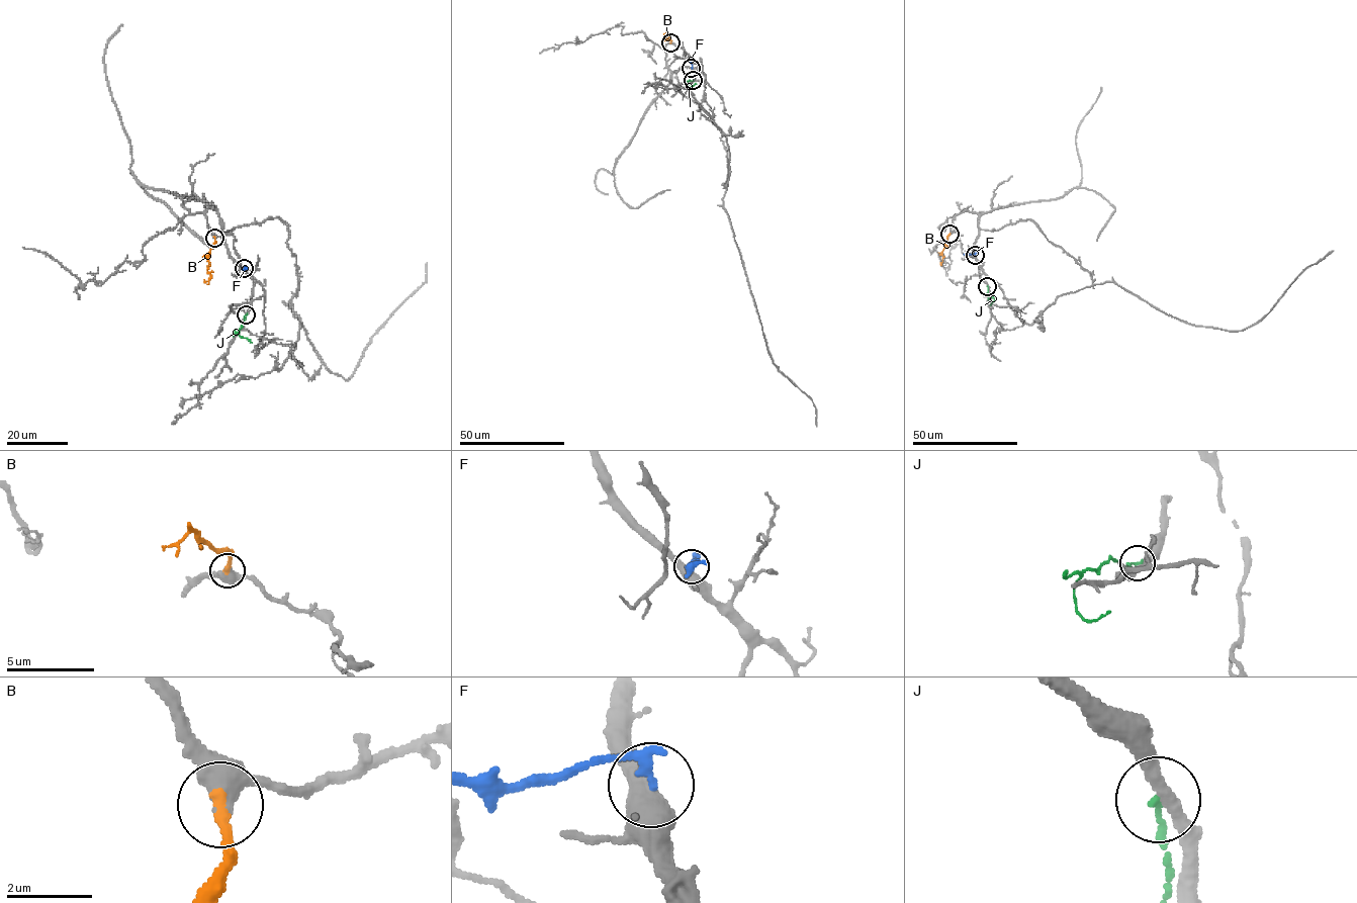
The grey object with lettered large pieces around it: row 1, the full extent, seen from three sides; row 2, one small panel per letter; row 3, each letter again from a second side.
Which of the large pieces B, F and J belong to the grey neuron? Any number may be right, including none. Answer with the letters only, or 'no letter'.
B

